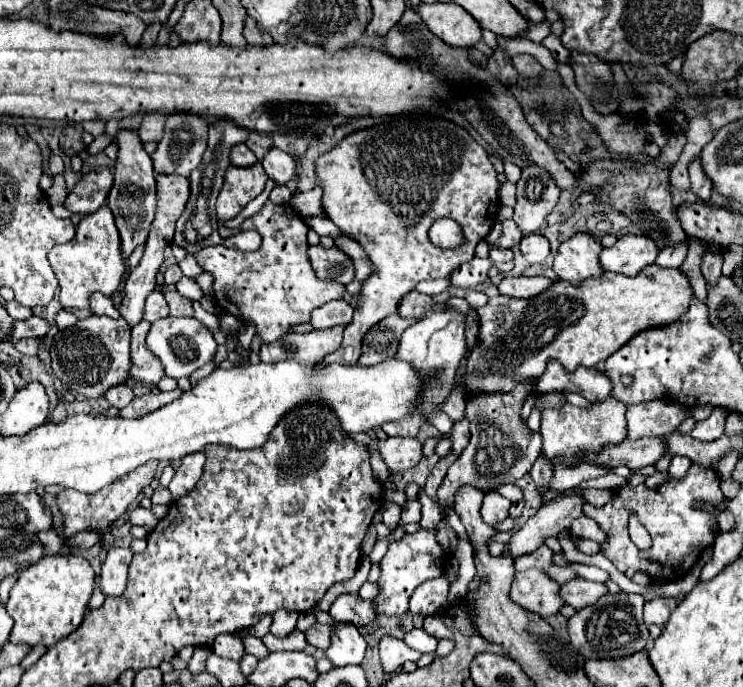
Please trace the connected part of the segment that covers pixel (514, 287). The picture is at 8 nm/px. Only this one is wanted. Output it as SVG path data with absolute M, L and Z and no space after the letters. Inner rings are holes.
M505 277L499 283L499 293L507 297L533 297L541 293L545 287L549 287L553 281L547 277Z

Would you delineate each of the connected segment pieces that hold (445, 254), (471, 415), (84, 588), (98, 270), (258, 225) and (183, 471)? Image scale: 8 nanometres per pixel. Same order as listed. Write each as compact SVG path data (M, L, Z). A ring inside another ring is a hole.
M399 117L365 131L357 131L345 137L337 147L333 147L333 151L323 153L315 161L315 171L323 189L323 213L339 227L343 235L357 241L365 249L373 265L371 277L363 281L359 305L355 307L355 317L345 327L341 347L323 361L355 365L361 355L363 335L377 321L397 313L399 301L415 289L417 281L449 277L449 273L457 265L473 259L475 245L487 237L495 223L499 211L499 181L485 149L465 129L441 117ZM439 217L451 217L461 223L465 233L465 243L461 247L443 251L429 241L427 231Z
M525 381L525 385L517 385L513 393L491 393L489 397L473 397L473 401L467 403L465 417L471 423L471 441L457 457L457 461L449 467L441 487L437 489L437 503L443 515L443 521L437 525L437 541L445 553L455 553L457 549L457 535L453 527L447 523L447 509L453 509L457 491L465 485L471 485L483 493L491 493L501 485L517 483L525 473L529 473L533 461L539 457L541 435L531 433L519 417L523 399L533 389L533 385L535 381Z
M45 555L37 565L23 569L17 583L11 589L7 613L13 617L15 625L11 631L11 643L25 643L29 647L45 645L51 647L63 637L71 635L83 621L85 607L95 589L95 573L89 561L69 555Z
M107 205L99 207L93 215L85 215L77 233L69 243L55 245L49 251L49 263L59 279L59 301L63 309L83 309L89 305L89 295L99 291L103 295L113 295L119 289L125 261L121 261L121 239L113 223L113 213Z
M267 201L263 205L263 209L259 213L255 213L253 217L245 219L241 223L241 227L237 229L229 229L229 227L219 227L221 237L231 237L239 231L257 231L263 237L263 243L257 251L253 253L241 253L241 251L233 251L227 249L225 245L215 245L215 247L205 247L201 249L195 257L197 263L201 265L203 271L213 275L213 299L219 305L219 309L235 315L241 321L251 321L257 329L257 335L261 337L261 343L273 343L279 341L283 335L293 333L293 325L299 323L309 323L313 309L325 305L327 301L333 299L341 299L345 293L343 285L335 285L333 281L317 281L311 263L309 263L309 255L307 255L307 225L303 223L301 217L297 217L297 213L293 213L291 207L283 207L283 205L275 205L271 201Z
M203 451L183 457L181 467L175 471L173 481L169 483L169 491L171 491L173 499L185 497L185 493L189 493L197 485L199 477L203 475L203 465L205 465Z

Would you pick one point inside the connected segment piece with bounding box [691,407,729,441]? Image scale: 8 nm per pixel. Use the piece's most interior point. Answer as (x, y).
(709, 430)

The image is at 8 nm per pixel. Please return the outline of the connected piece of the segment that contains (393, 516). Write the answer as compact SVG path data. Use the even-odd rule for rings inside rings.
M385 503L385 507L387 509L383 511L383 523L385 523L385 527L395 529L397 523L399 523L399 511L401 511L401 507L395 505L395 503Z

